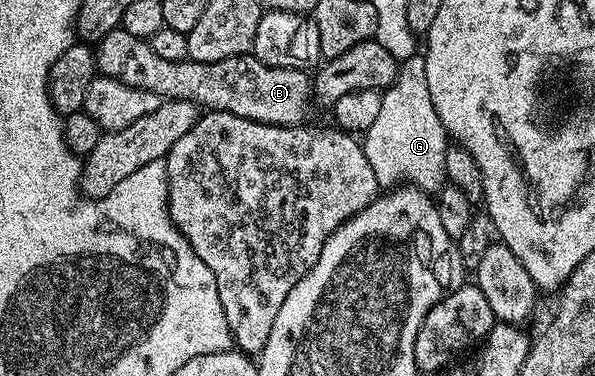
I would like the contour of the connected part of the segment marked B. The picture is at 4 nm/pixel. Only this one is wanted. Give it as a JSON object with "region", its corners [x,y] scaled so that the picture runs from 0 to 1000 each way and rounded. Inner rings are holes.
{"region":[[[205,74],[178,90],[163,117],[160,170],[165,194],[176,207],[188,207],[212,229],[237,234],[244,245],[257,245],[269,266],[291,261],[324,271],[350,295],[376,293],[392,309],[405,309],[412,319],[425,319],[439,330],[461,335],[508,335],[518,322],[516,301],[526,285],[526,207],[514,186],[499,181],[466,181],[449,176],[429,154],[427,141],[385,149],[378,160],[356,165],[291,165],[276,160],[257,138],[252,109],[224,96]]]}

